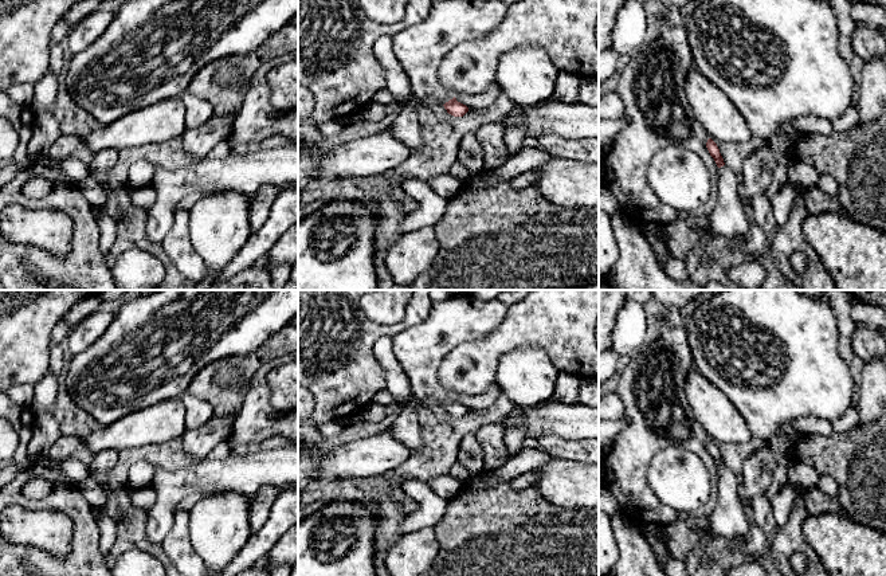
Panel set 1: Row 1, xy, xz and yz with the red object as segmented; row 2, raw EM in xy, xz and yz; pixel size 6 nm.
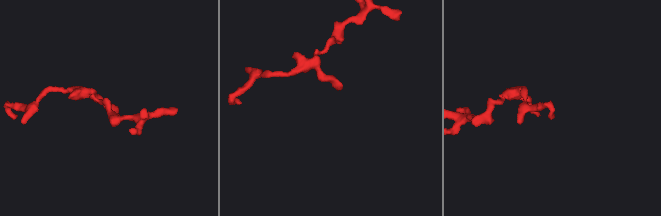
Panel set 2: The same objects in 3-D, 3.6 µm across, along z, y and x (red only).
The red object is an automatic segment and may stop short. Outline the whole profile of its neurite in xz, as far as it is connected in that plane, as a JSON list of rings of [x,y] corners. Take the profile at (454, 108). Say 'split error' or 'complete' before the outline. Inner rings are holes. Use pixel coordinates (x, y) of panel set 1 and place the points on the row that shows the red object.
complete; [[[455,97],[446,102],[443,106],[447,110],[447,113],[454,117],[463,117],[469,111],[469,107],[458,102]]]

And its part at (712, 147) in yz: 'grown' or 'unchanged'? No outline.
grown

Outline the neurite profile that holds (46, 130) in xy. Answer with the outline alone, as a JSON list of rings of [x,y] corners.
[[[52,113],[34,117],[32,136],[28,141],[28,161],[34,164],[36,160],[48,157],[50,148],[60,136],[60,126]]]

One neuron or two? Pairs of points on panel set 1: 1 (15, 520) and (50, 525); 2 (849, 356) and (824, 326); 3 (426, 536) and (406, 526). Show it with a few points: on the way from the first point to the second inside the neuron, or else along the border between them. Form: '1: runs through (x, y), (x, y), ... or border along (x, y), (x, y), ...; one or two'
1: runs through (23, 525), (42, 525); one
2: border along (834, 313), (838, 321), (839, 353), (851, 367); two
3: border along (434, 526), (423, 526), (403, 533); two

